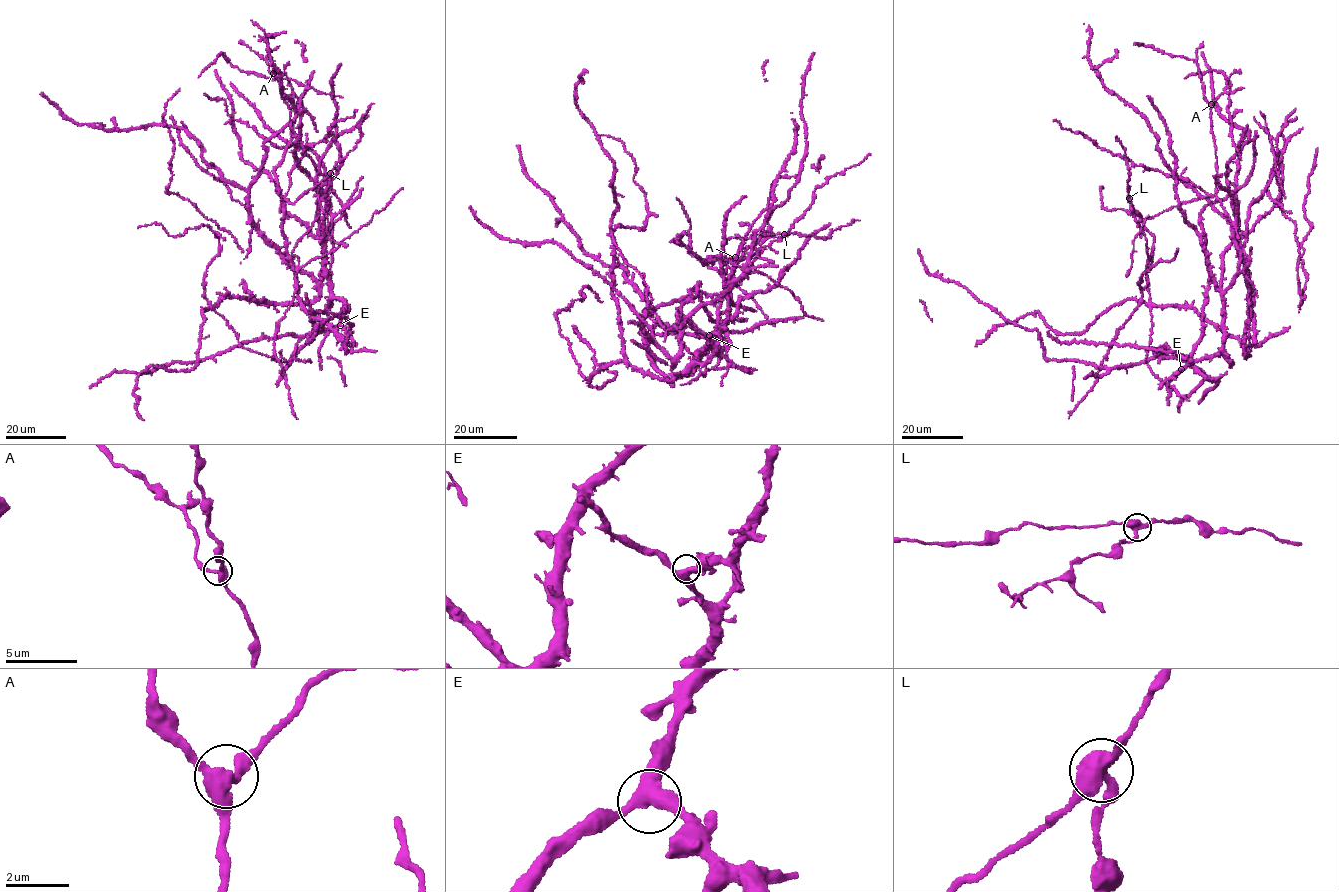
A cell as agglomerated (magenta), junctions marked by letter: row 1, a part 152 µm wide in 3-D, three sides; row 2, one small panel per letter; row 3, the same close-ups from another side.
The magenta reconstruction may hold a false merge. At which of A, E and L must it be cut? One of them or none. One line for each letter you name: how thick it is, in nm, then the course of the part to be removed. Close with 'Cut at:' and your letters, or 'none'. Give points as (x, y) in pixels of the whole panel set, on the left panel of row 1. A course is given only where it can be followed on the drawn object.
L: Thickness 440 nm. Course of the part to remove: (330, 173), (318, 217), (292, 252), (298, 257), (296, 290), (278, 322), (274, 344), (297, 419)
Cut at: L

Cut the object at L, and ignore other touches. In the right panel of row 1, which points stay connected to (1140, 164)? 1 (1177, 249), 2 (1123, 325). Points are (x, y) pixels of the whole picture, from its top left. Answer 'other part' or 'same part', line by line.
1: other part
2: other part

